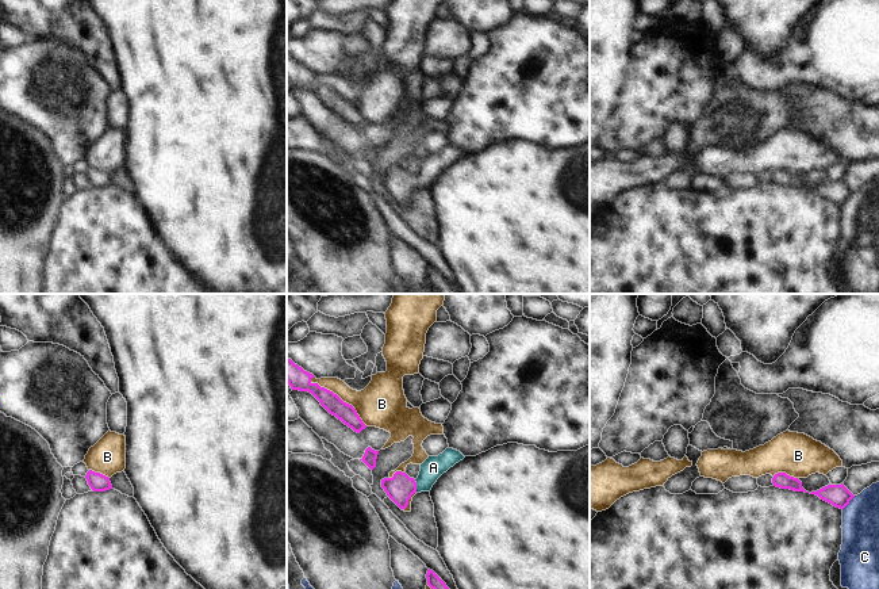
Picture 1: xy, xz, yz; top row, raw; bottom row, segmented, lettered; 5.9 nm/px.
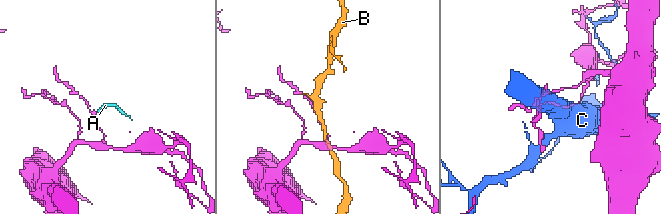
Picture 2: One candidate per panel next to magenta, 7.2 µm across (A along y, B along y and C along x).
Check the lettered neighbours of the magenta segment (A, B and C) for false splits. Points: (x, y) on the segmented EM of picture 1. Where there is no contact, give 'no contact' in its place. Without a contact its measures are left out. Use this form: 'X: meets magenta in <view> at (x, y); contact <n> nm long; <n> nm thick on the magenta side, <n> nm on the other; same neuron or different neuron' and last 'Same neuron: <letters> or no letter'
A: meets magenta in xz at (415, 486); contact 80 nm long; 160 nm thick on the magenta side, 140 nm on the other; same neuron
B: meets magenta in xz at (338, 397); contact 440 nm long; 120 nm thick on the magenta side, 260 nm on the other; different neuron
C: meets magenta in yz at (848, 503); contact 120 nm long; 140 nm thick on the magenta side, 220 nm on the other; different neuron
Same neuron: A

